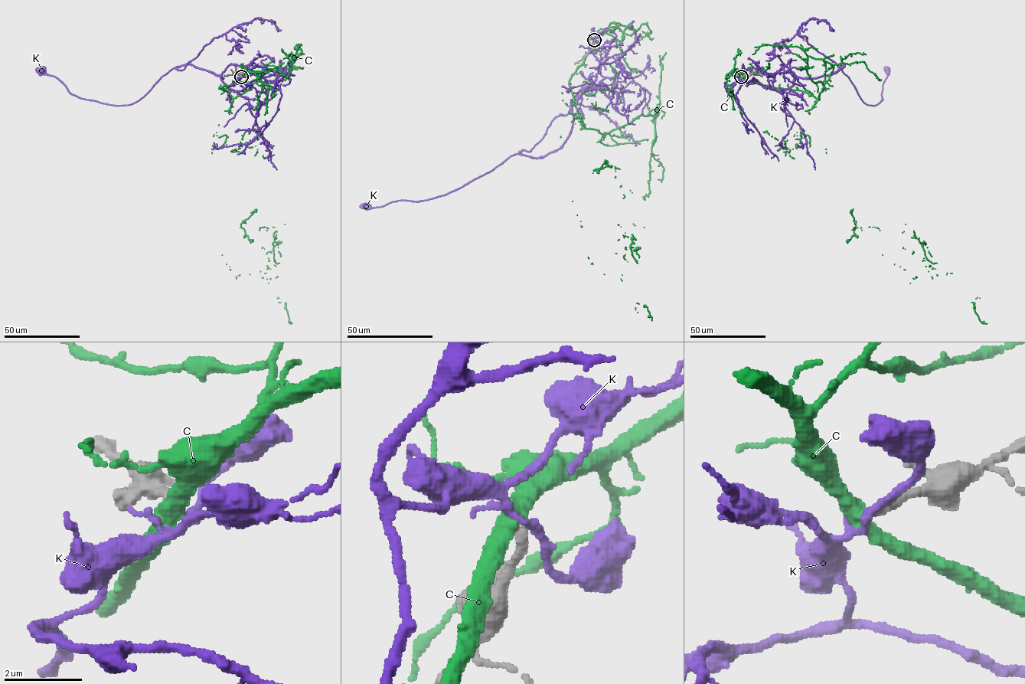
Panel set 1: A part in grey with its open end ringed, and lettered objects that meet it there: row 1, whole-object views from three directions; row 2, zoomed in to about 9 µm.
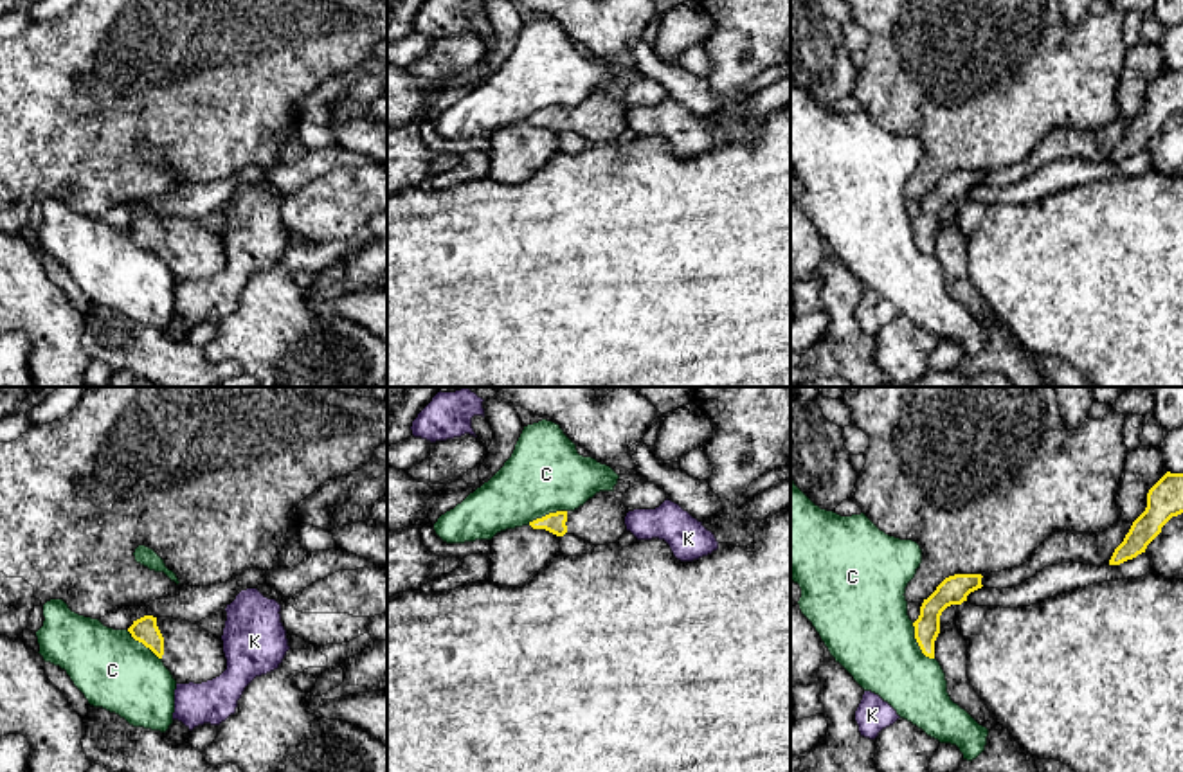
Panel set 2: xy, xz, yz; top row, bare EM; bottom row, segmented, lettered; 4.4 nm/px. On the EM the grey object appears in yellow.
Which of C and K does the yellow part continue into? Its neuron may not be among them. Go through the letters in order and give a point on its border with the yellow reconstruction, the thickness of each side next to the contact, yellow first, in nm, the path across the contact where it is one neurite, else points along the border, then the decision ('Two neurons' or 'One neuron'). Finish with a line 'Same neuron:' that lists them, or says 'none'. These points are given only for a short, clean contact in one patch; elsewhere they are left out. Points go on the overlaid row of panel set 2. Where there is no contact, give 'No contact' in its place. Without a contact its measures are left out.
C: Touches yellow at yz (917, 641). Thickness 110 nm (yellow) against 400 nm. Boundary: yz (912, 623), (919, 648), (933, 659). Two neurons
K: No contact. Two neurons
Same neuron: none

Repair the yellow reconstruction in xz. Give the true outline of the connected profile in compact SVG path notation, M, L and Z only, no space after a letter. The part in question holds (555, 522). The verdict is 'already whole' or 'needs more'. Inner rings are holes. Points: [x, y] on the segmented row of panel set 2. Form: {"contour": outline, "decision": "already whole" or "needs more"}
{"contour": "M600 491L574 511L556 511L529 522L533 529L546 529L556 536L574 534L592 545L616 543L627 531L628 509L614 491Z", "decision": "needs more"}

